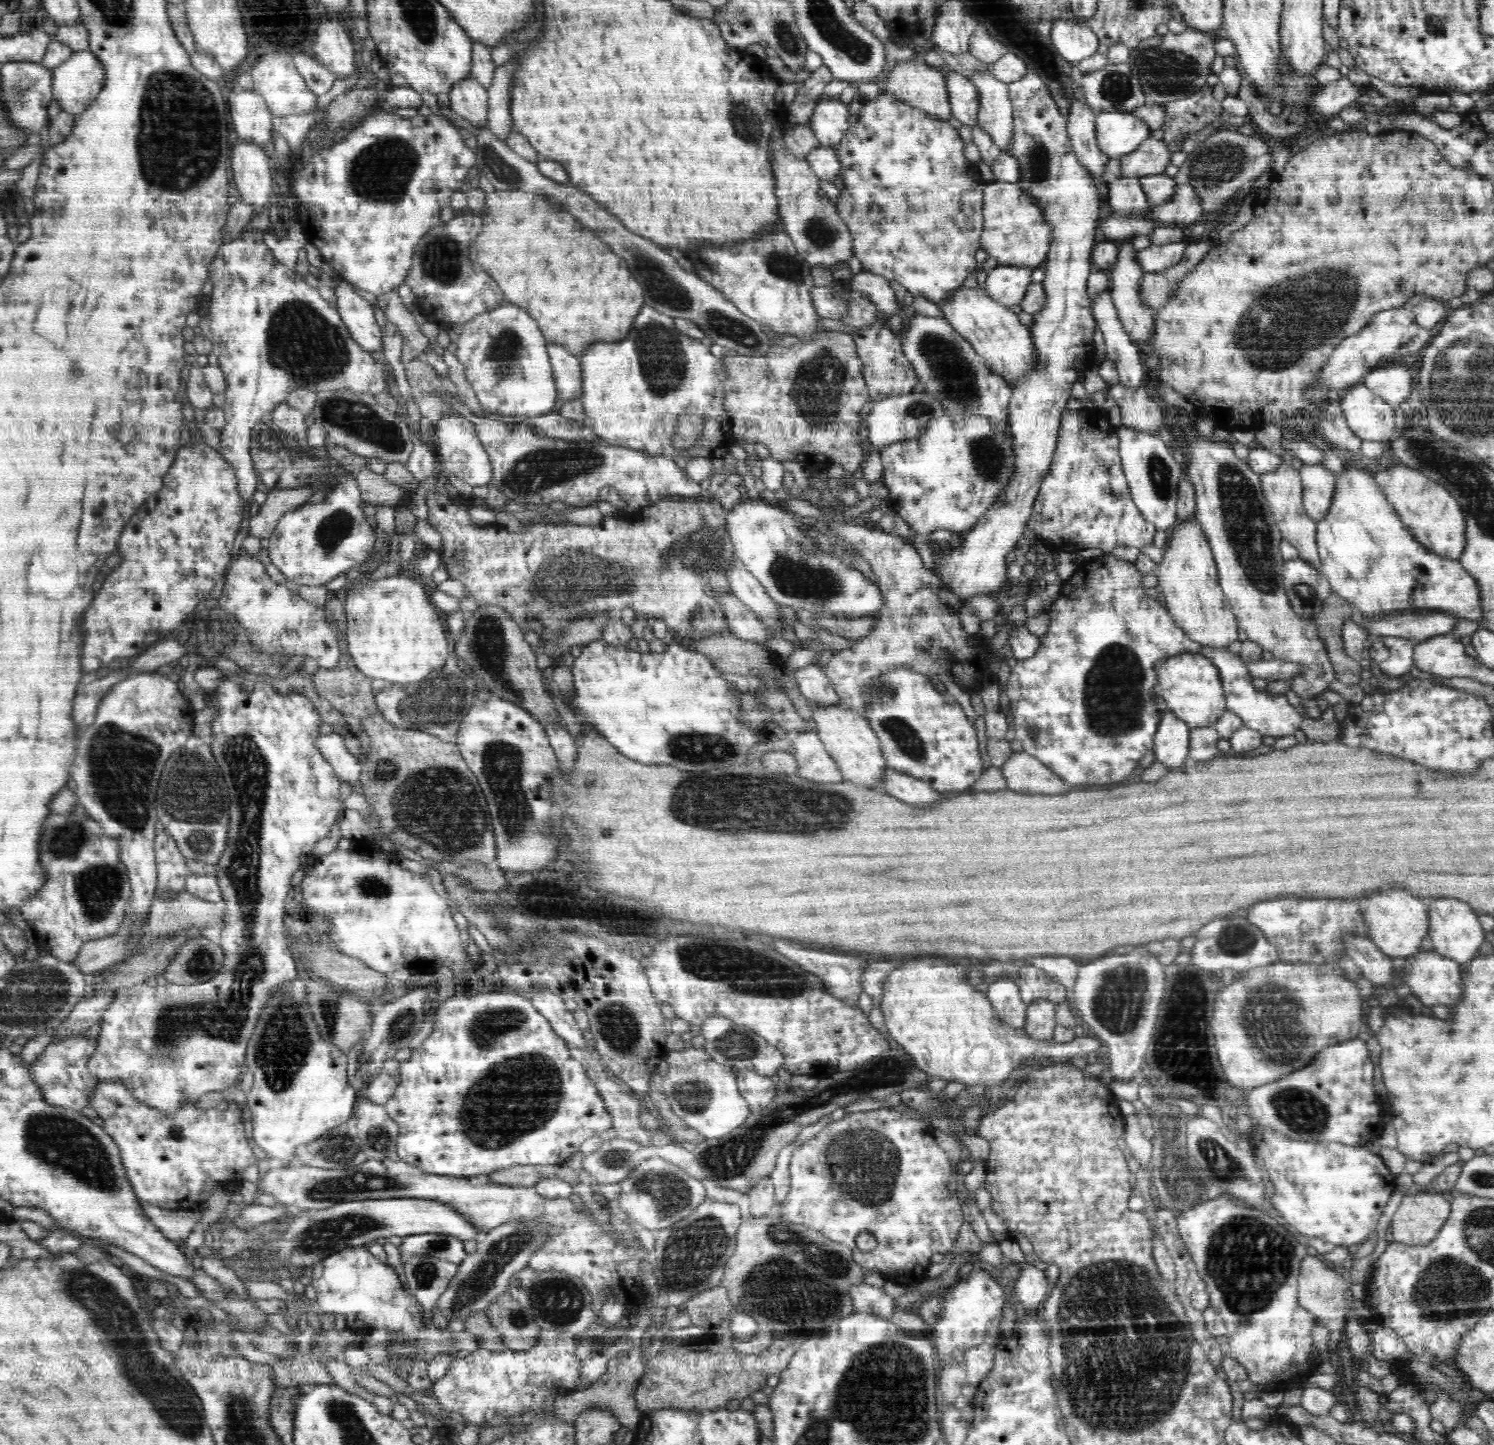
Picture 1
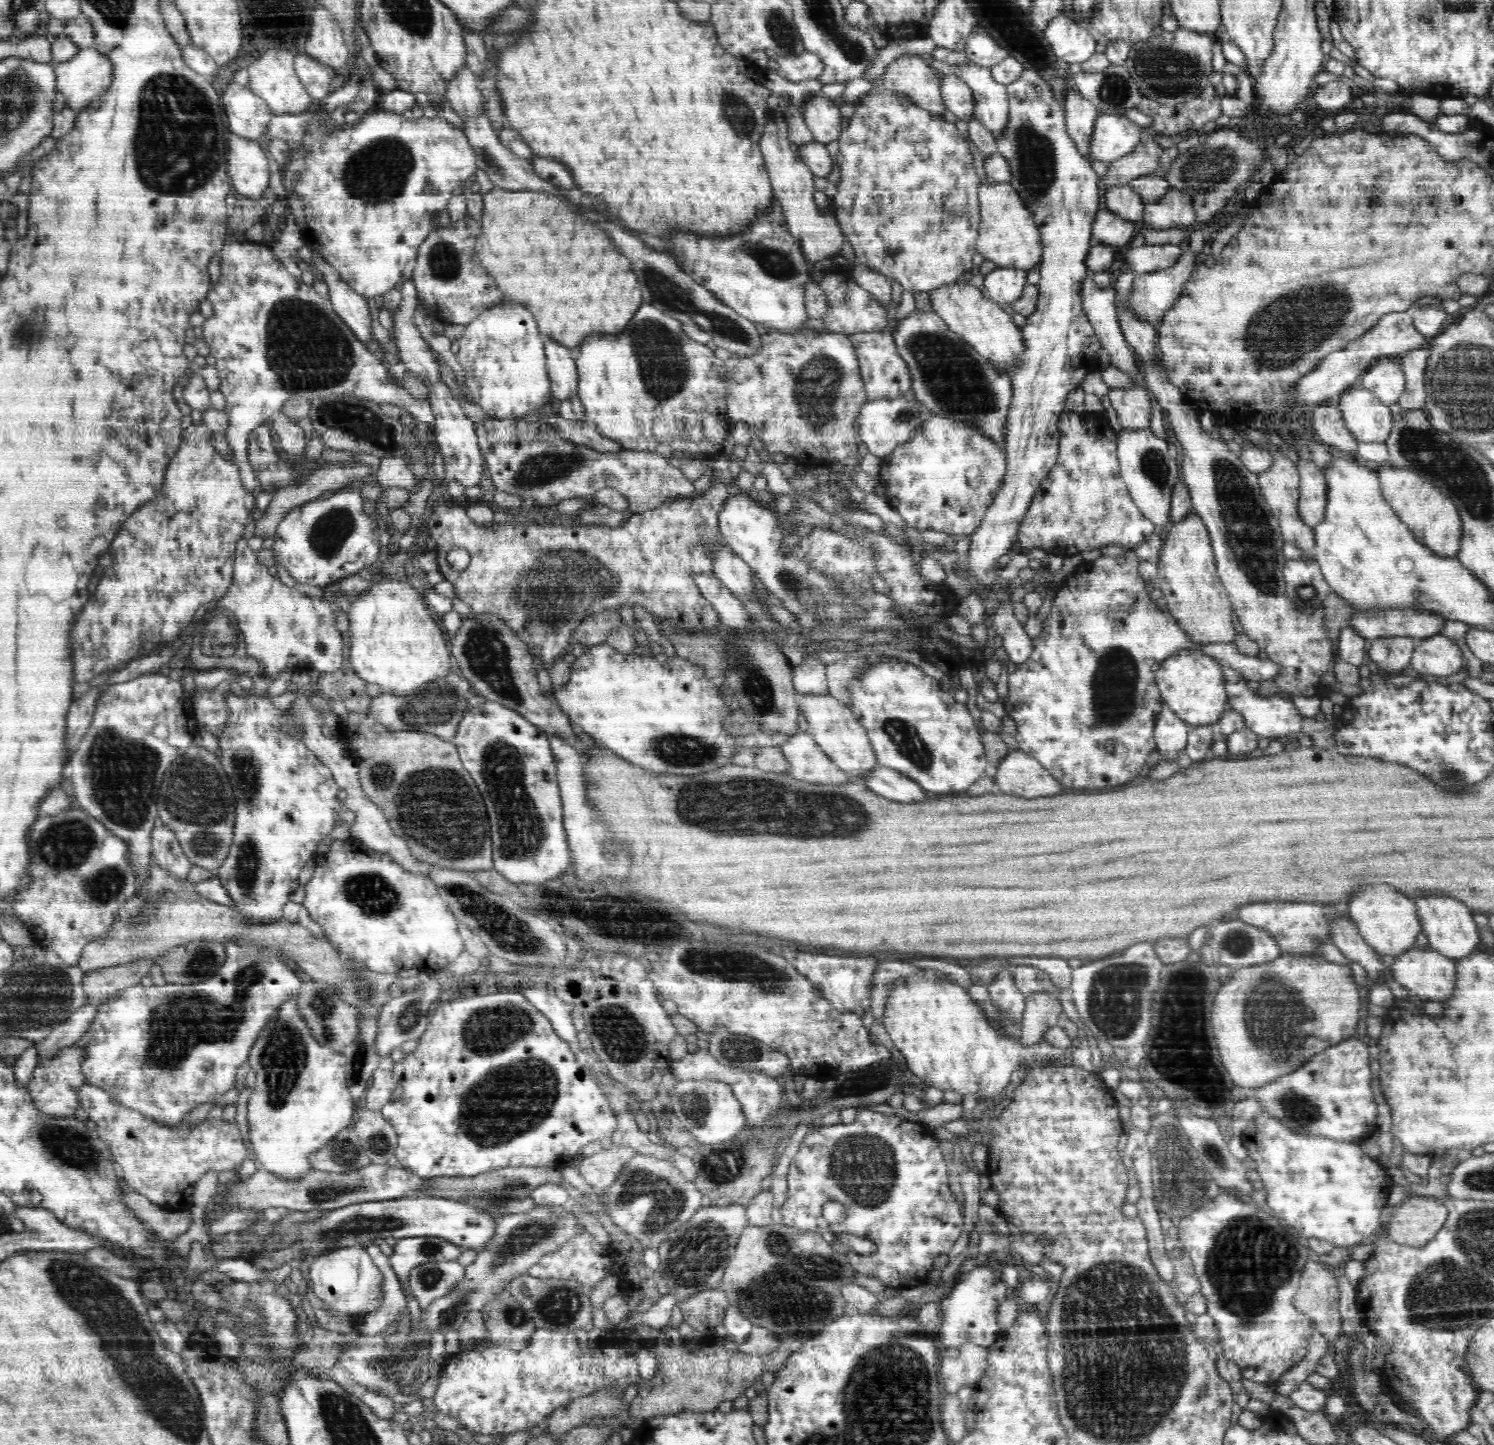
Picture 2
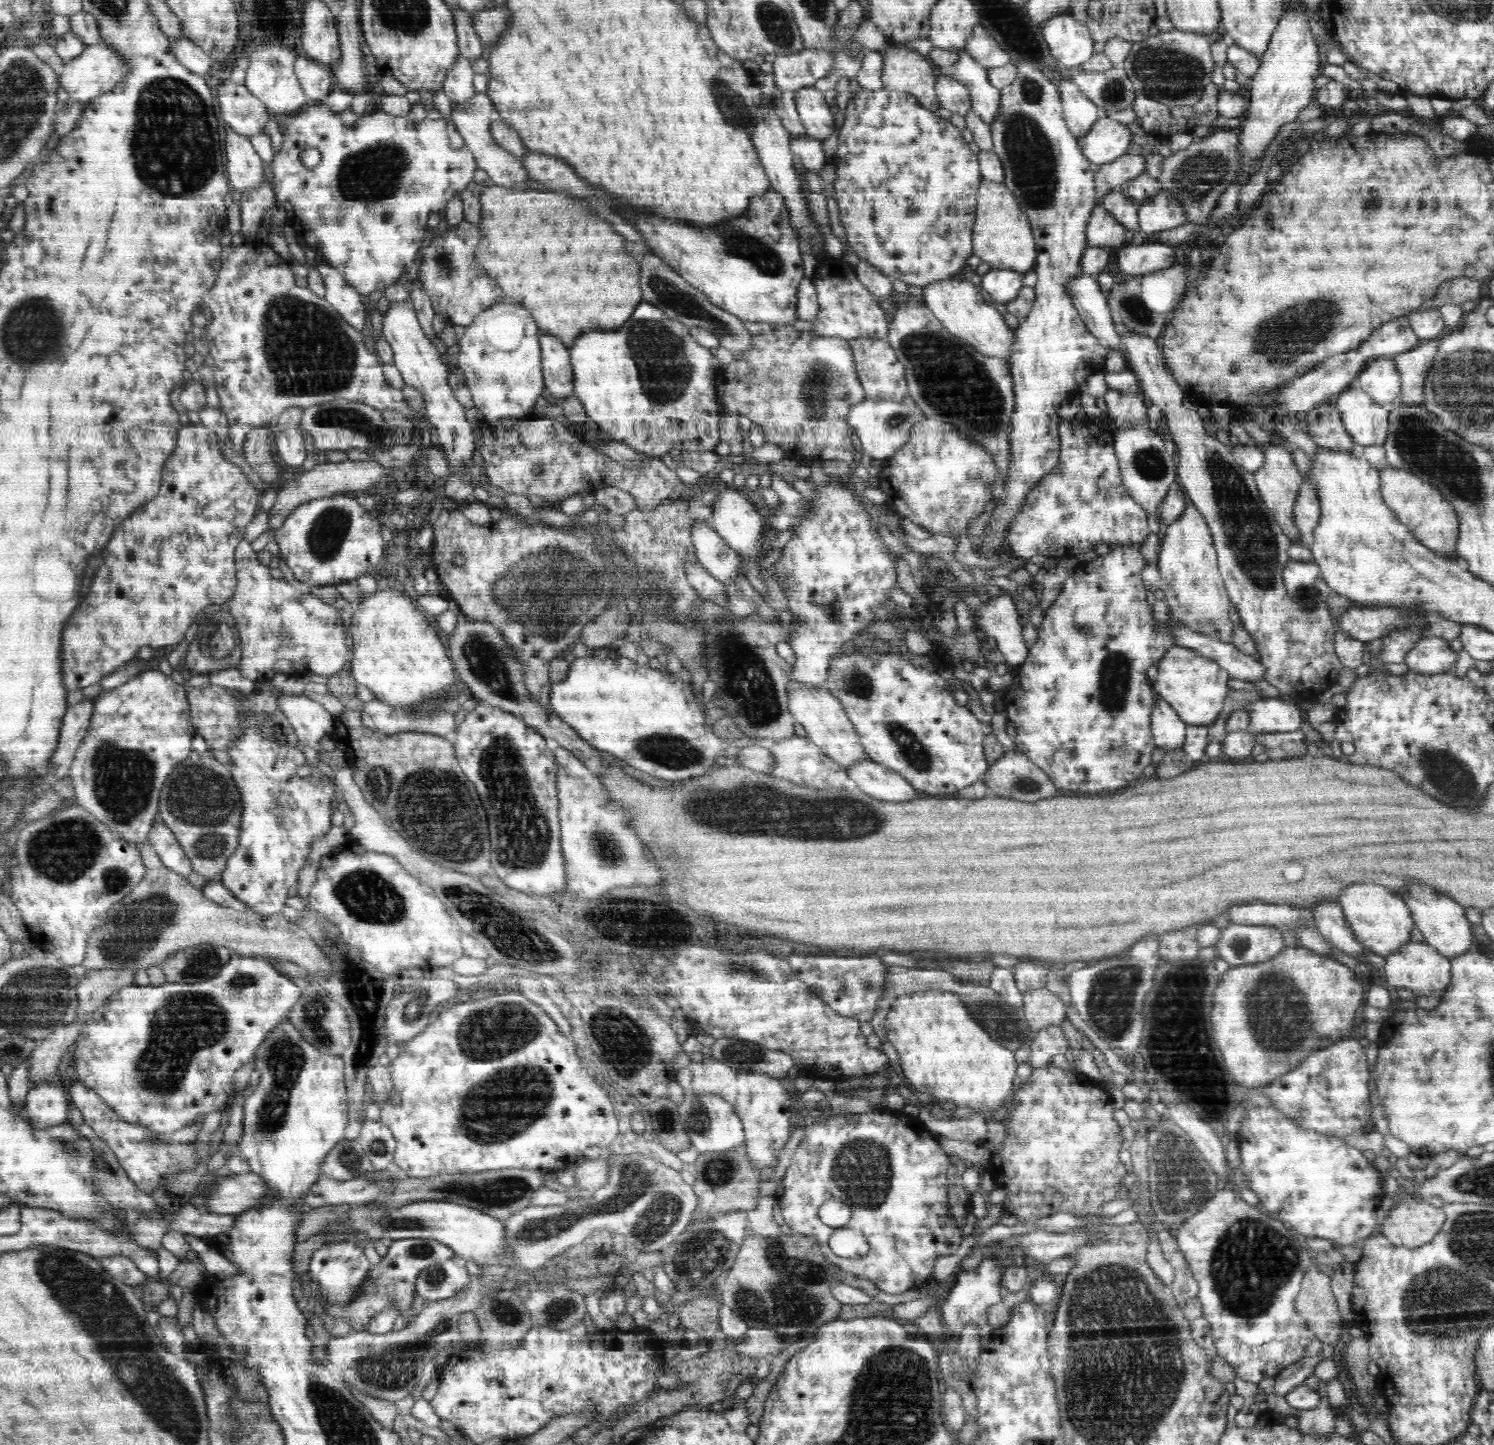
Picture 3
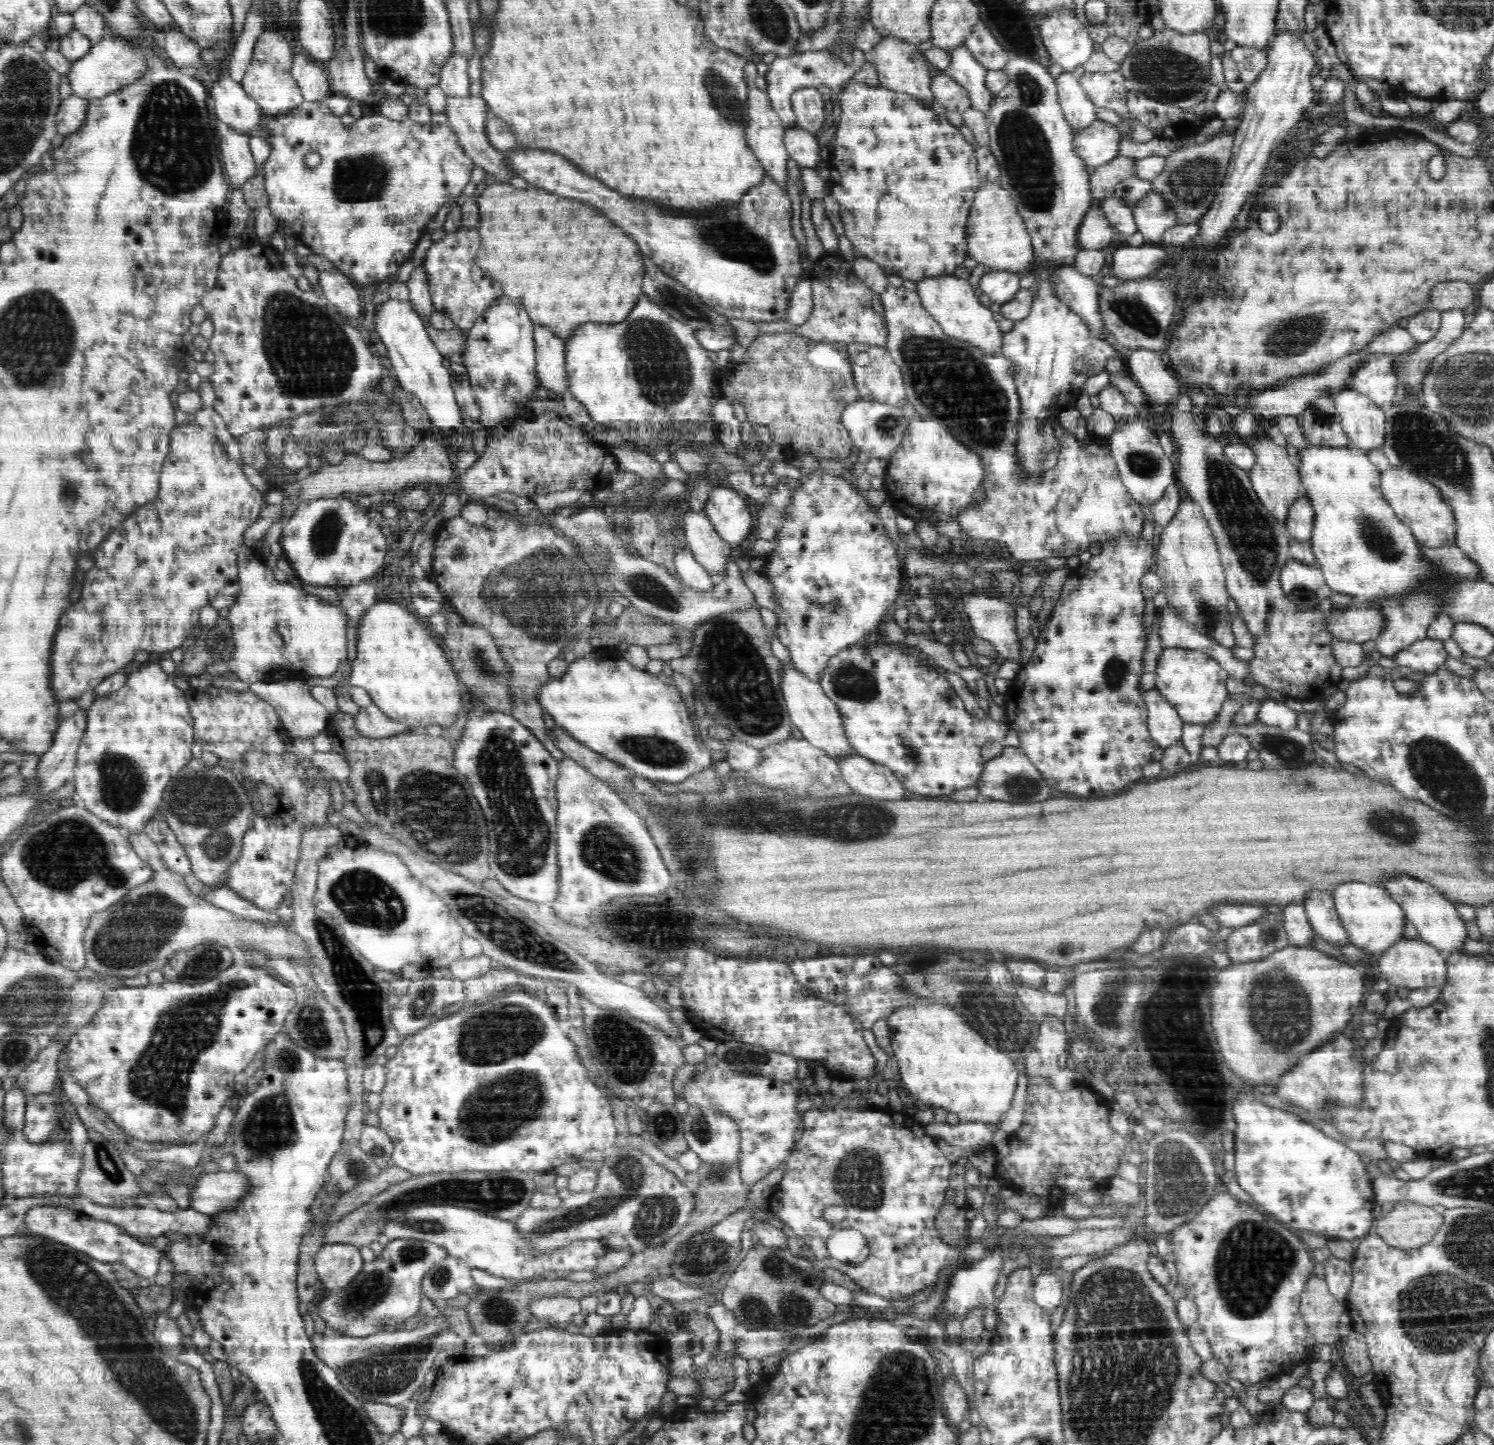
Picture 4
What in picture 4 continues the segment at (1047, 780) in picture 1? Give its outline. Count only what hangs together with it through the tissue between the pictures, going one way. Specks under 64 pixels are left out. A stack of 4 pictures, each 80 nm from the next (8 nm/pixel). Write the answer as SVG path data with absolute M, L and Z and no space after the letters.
M1007 745L1000 756L985 762L985 769L975 784L979 793L988 800L1000 800L1002 802L1042 802L1050 798L1050 792L1054 791L1043 774L1034 767L1034 764L1023 754L1019 747Z

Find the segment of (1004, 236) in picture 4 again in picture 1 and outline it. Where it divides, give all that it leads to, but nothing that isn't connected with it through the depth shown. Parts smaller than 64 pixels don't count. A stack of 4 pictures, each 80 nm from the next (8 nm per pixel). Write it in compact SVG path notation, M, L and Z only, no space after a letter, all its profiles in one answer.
M997 180L986 184L983 195L983 231L979 248L996 258L998 265L1031 269L1043 266L1051 243L1051 230L1042 209L1036 206L1038 201L1024 194L1020 184Z

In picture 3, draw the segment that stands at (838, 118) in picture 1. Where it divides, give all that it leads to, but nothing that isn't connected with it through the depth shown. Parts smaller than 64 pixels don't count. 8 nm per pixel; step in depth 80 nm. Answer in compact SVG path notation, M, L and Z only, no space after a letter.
M814 86L804 87L794 92L795 105L802 121L806 127L807 136L824 141L834 133L834 117L830 105L824 100L824 93L816 90Z

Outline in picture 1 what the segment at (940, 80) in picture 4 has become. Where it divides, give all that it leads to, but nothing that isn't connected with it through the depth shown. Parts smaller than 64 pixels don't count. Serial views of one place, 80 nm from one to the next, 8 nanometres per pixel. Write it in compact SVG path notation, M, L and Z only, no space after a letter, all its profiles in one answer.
M947 71L946 88L953 114L962 124L973 127L978 125L978 89L963 74Z

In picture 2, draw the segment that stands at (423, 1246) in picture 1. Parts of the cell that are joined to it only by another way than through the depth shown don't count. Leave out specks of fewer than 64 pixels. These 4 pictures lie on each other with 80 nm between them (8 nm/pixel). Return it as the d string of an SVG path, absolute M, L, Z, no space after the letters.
M411 1237L398 1239L396 1245L393 1247L394 1252L389 1256L390 1266L396 1273L399 1283L402 1288L409 1288L409 1271L414 1270L416 1266L426 1262L427 1259L436 1261L449 1261L460 1259L460 1247L456 1247L446 1239L437 1237Z

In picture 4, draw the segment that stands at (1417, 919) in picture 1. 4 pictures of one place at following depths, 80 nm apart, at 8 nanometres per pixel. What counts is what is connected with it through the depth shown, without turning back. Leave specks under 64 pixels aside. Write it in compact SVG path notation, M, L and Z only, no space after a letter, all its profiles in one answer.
M1346 882L1332 892L1336 914L1348 933L1348 940L1365 952L1377 955L1404 938L1405 914L1403 908L1380 886L1364 882Z

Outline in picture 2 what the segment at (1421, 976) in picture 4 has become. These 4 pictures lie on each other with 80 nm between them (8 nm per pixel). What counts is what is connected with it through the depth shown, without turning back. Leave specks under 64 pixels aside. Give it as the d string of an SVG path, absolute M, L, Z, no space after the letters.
M1411 946L1405 953L1399 954L1388 969L1387 982L1398 982L1409 991L1416 993L1422 1001L1444 1002L1454 992L1456 982L1456 961L1434 950L1430 946Z

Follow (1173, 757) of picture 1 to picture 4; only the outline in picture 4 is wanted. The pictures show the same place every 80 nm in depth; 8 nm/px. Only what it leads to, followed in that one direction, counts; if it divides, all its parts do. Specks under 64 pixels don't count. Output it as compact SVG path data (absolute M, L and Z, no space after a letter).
M1148 690L1143 696L1147 708L1147 727L1157 746L1166 748L1181 740L1184 721L1174 705L1166 701L1156 690Z

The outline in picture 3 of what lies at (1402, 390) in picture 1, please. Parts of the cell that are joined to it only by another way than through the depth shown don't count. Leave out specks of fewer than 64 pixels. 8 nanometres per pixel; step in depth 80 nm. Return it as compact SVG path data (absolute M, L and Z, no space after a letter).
M1393 357L1373 358L1355 378L1354 386L1361 388L1378 404L1392 402L1401 394L1401 376Z

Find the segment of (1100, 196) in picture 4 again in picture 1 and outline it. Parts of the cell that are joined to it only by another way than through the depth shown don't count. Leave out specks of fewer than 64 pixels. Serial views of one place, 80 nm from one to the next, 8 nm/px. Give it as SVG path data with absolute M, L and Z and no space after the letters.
M1146 138L1137 150L1120 157L1120 179L1140 178L1164 173L1171 164L1174 146L1166 144L1163 139Z

